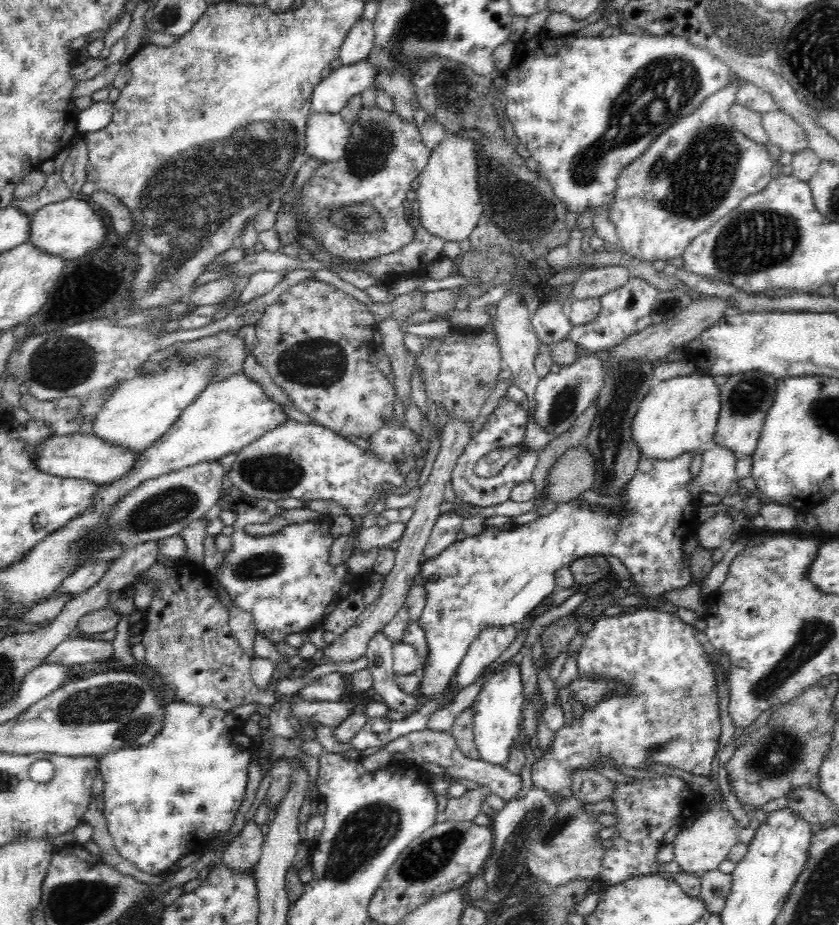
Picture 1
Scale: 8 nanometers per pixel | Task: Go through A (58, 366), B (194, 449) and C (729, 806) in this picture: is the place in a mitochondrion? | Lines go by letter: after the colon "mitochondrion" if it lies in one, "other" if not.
A: mitochondrion
B: other
C: other

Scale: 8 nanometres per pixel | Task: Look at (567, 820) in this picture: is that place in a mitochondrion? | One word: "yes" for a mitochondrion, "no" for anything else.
yes

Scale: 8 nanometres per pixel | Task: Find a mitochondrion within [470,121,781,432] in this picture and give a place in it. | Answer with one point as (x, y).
(694, 181)

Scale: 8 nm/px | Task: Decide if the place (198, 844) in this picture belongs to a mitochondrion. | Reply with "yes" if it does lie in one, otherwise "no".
no

